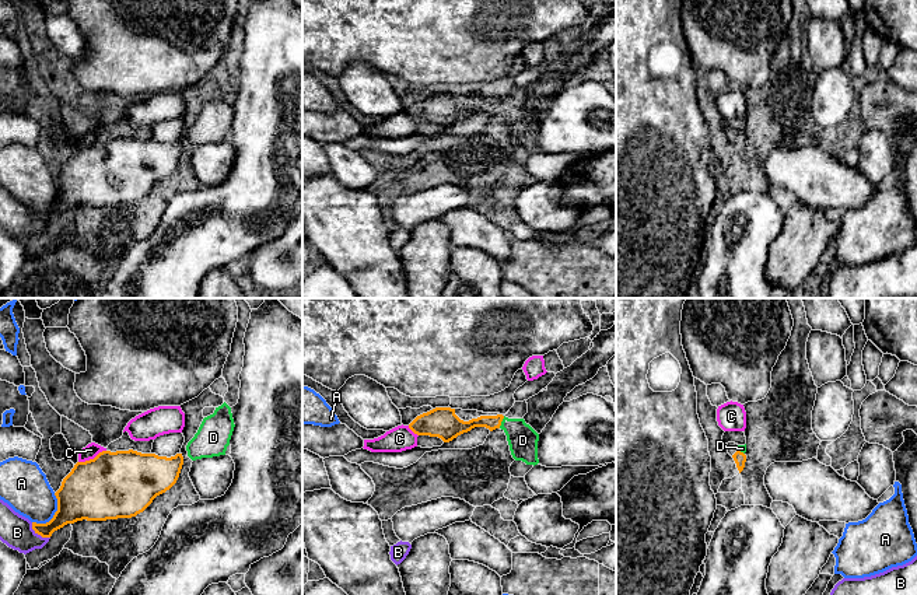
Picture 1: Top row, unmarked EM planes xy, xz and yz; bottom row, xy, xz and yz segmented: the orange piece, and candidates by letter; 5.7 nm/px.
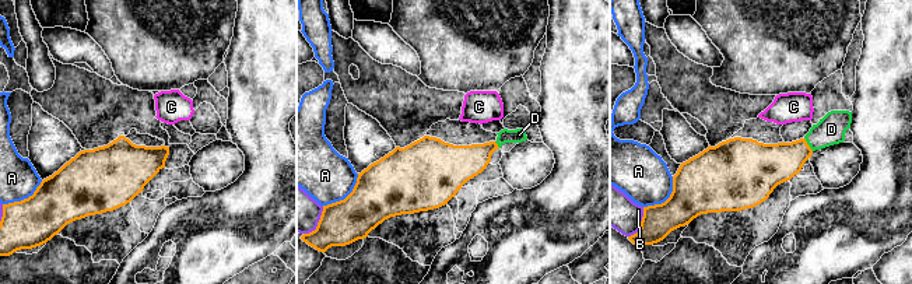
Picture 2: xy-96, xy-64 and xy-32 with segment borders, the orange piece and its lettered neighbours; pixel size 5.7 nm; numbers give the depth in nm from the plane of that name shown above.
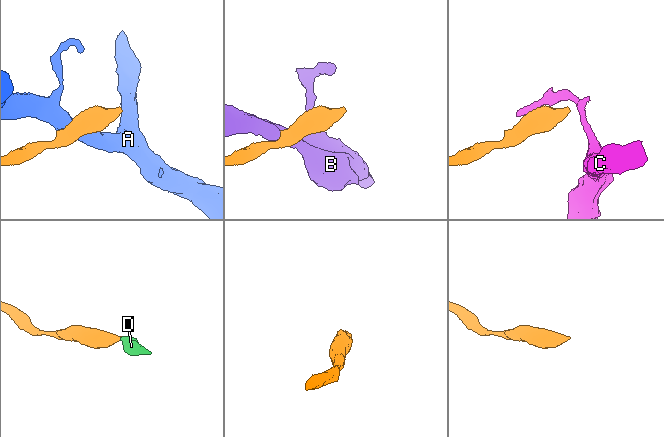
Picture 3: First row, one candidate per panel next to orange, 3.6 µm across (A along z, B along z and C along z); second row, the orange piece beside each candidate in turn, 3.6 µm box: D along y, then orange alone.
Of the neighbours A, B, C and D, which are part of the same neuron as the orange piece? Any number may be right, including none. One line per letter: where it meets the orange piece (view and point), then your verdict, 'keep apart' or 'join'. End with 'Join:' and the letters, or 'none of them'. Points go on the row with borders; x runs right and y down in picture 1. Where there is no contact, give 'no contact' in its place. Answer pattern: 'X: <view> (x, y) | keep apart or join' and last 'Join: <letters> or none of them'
A: xy (53, 515) | keep apart
B: xy (38, 534) | keep apart
C: xy (91, 459) | keep apart
D: xz (501, 420) | join
Join: D

